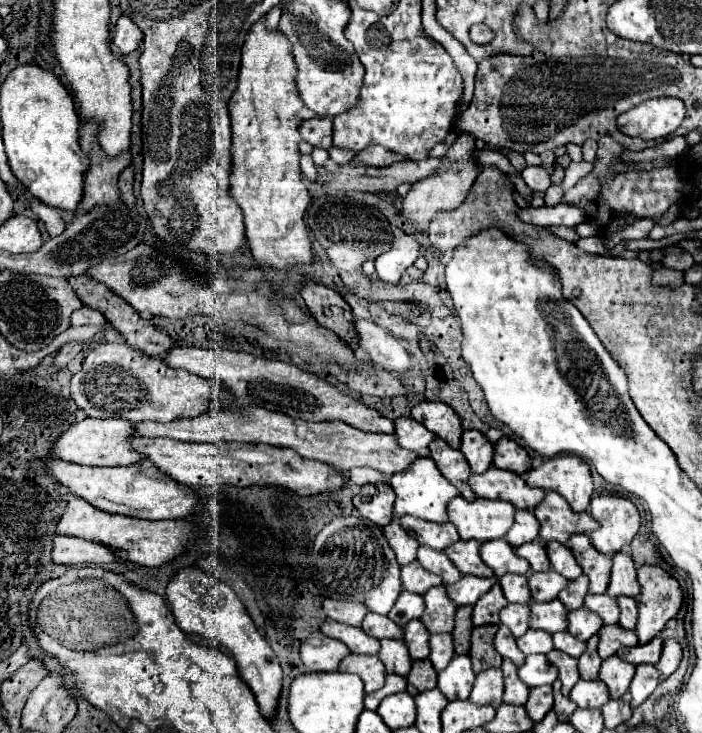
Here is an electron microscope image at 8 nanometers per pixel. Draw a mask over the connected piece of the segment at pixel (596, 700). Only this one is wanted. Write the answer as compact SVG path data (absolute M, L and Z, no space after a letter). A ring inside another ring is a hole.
M580 679L570 691L570 699L580 709L600 709L610 701L610 695L608 695L608 687L600 679L594 679L594 681Z

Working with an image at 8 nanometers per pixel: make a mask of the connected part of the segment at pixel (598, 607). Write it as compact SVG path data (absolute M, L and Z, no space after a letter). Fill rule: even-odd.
M588 593L586 599L584 599L584 607L598 613L600 619L604 621L604 625L616 625L618 623L620 609L618 609L616 601L610 599L608 595L592 595L592 593Z

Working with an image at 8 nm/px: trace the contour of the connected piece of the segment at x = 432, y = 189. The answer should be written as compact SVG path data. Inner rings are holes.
M462 133L458 135L456 143L450 147L450 151L444 157L444 165L440 167L440 171L436 171L430 179L422 179L418 183L414 183L408 191L408 195L402 201L402 215L406 217L408 223L412 223L420 233L426 231L426 227L430 225L430 221L442 213L442 211L454 211L462 205L462 201L466 199L472 183L478 177L478 167L472 165L470 161L470 151L474 149L474 137L470 133Z

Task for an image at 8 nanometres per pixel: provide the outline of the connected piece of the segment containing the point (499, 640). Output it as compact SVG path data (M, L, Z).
M500 627L496 637L494 637L494 647L502 657L508 657L516 667L522 667L524 663L524 655L522 651L518 651L516 647L516 639L510 635L510 631L506 631L506 627Z

